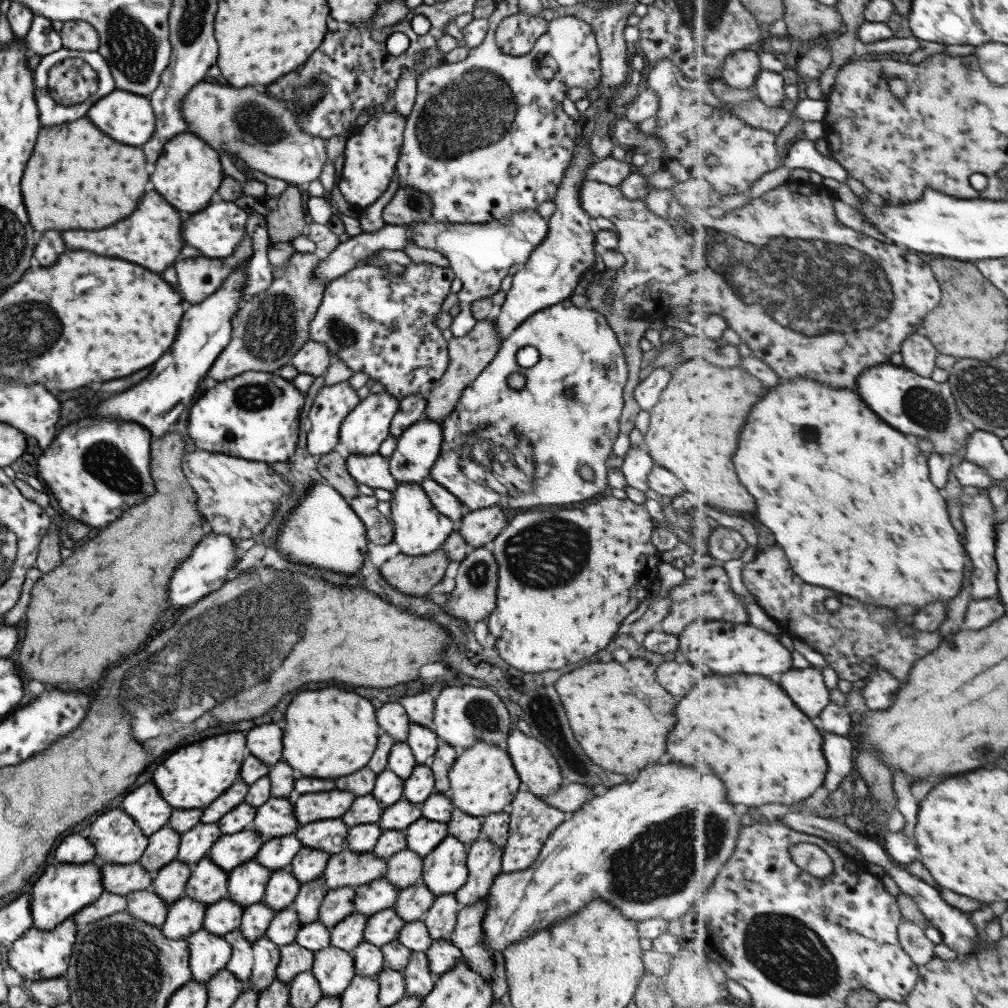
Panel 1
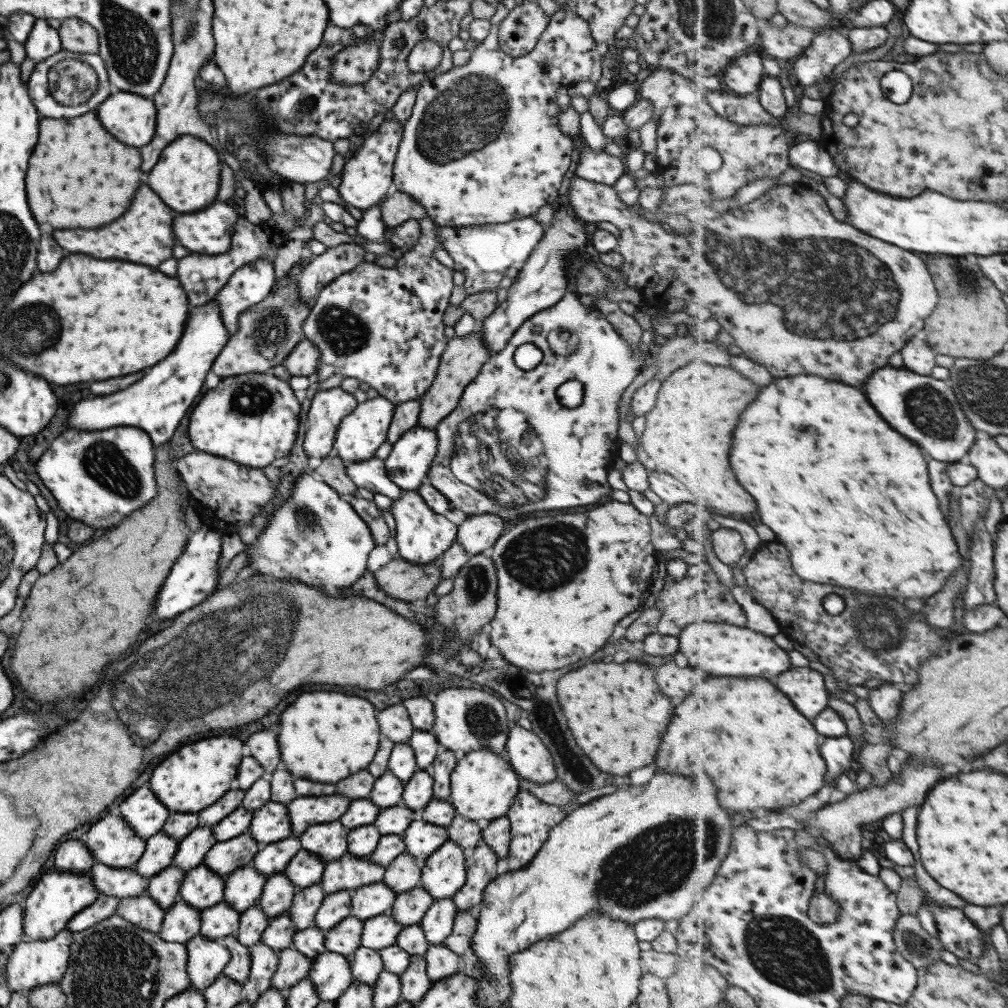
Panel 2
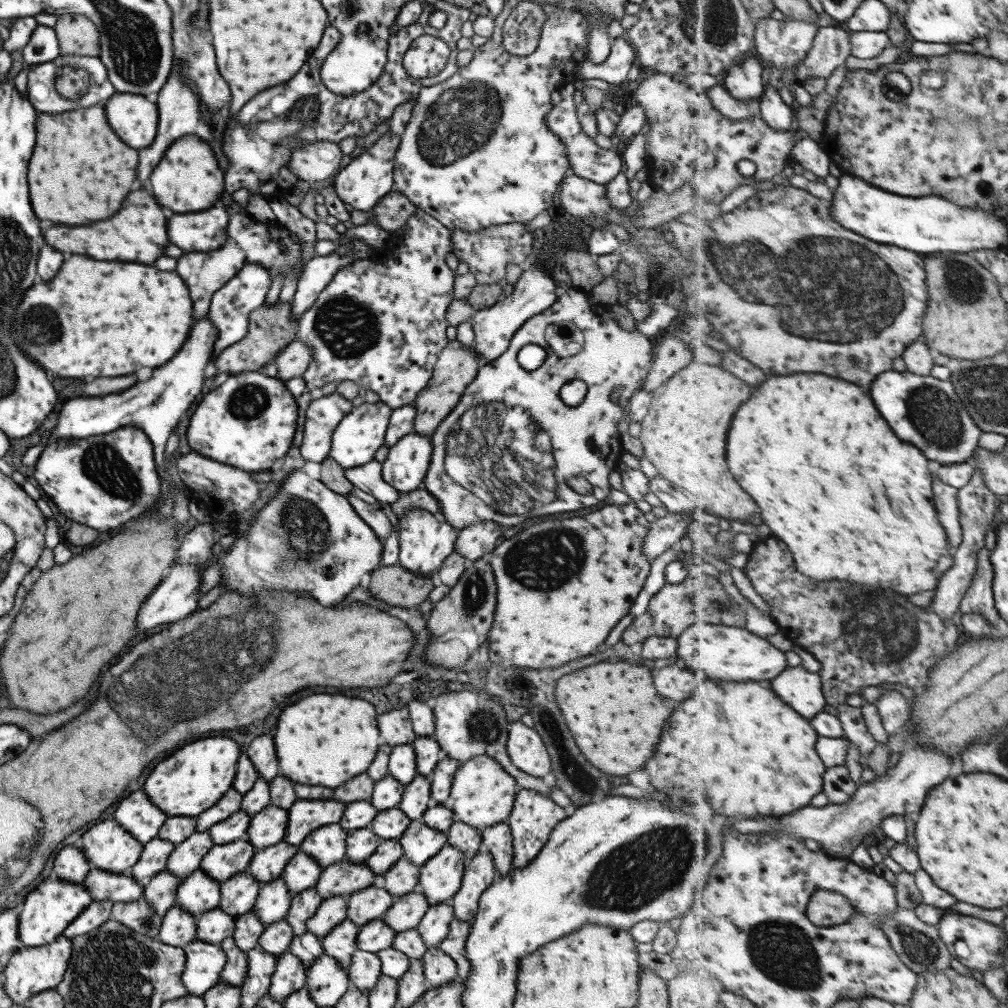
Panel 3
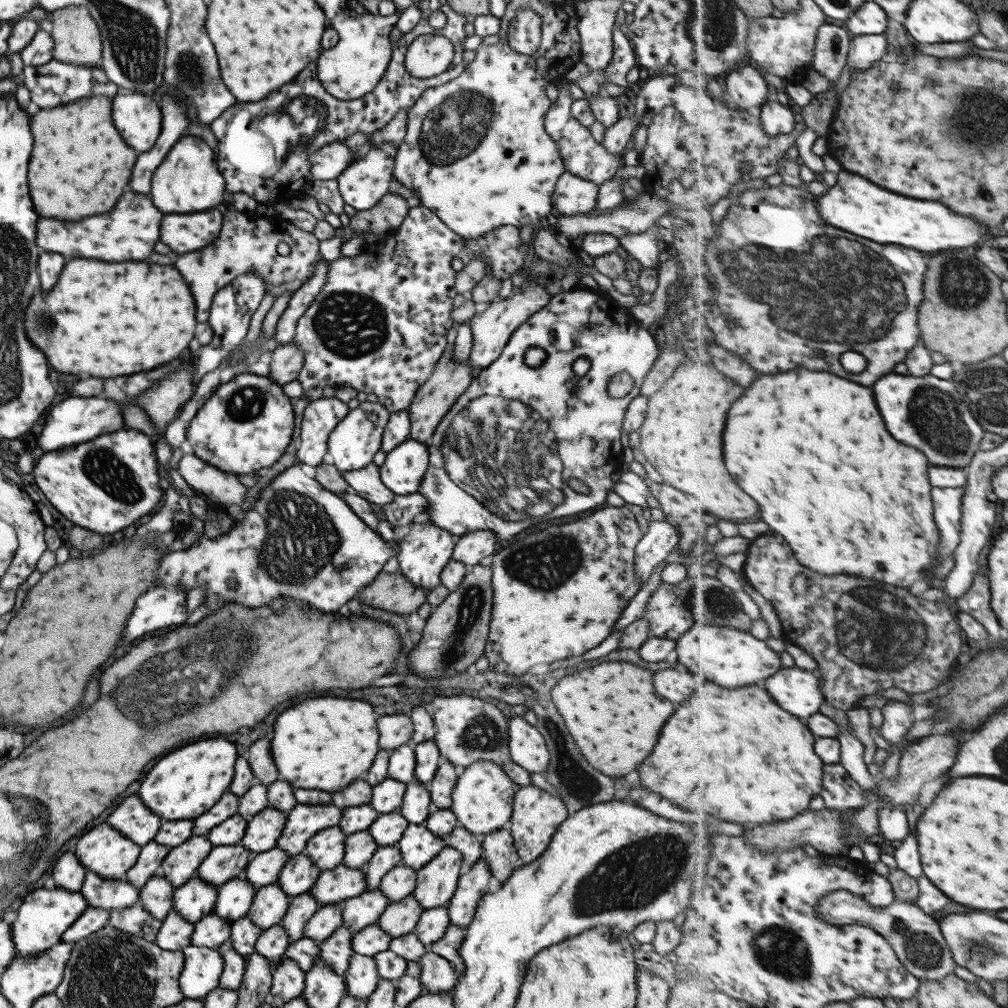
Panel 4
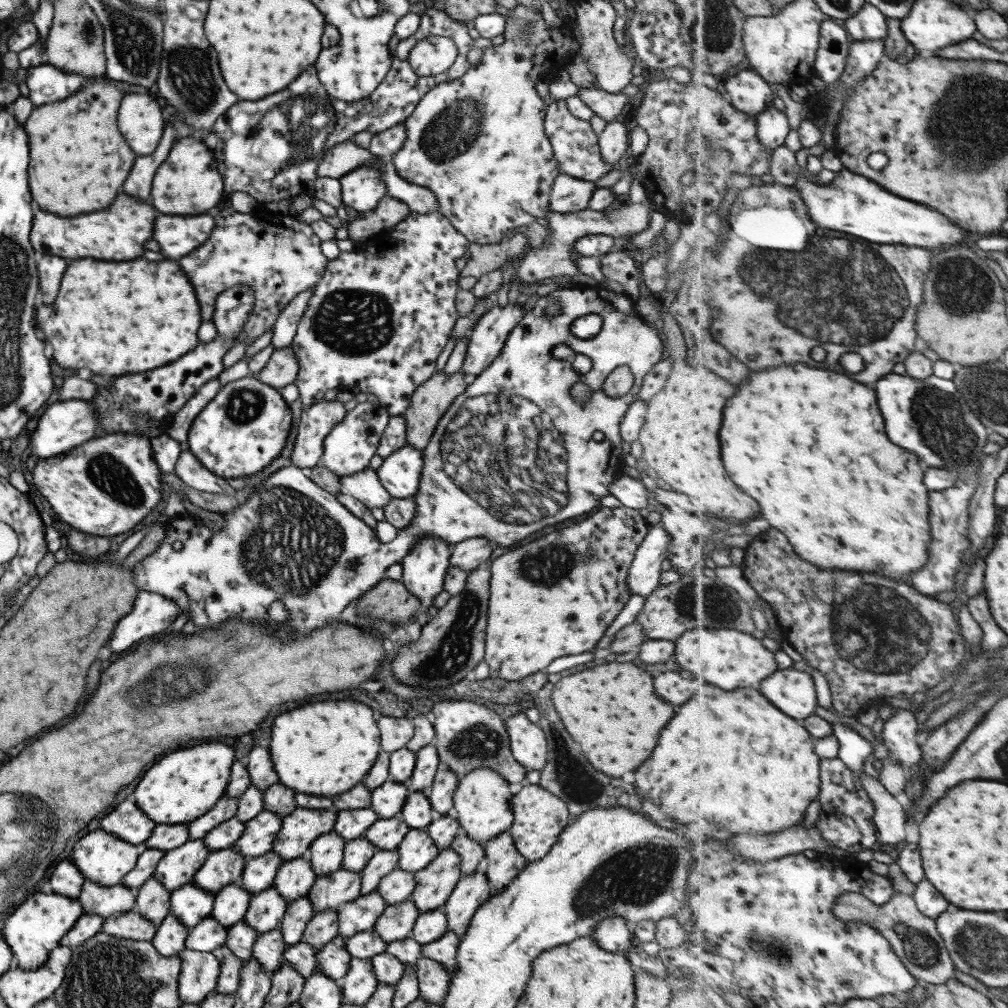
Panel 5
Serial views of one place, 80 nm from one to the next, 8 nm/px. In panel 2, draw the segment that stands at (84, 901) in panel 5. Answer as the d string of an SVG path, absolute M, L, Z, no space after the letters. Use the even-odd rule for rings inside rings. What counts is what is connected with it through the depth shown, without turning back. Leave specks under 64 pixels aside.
M94 863L88 873L99 894L118 899L144 894L148 886L148 879L137 874L132 867L115 868Z

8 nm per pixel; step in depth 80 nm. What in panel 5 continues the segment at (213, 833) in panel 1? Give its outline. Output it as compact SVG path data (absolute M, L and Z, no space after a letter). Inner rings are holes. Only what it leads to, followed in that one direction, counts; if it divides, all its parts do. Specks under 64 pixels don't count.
M187 839L181 847L165 851L151 878L157 879L165 890L170 892L191 883L195 872L203 865L208 854L203 839Z

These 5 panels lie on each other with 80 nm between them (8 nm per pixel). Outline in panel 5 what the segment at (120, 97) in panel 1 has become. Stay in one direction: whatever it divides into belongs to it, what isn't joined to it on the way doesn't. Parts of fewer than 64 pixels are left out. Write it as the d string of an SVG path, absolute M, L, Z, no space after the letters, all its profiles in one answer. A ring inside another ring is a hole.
M152 92L123 95L117 109L117 128L137 156L151 154L160 141L165 123Z

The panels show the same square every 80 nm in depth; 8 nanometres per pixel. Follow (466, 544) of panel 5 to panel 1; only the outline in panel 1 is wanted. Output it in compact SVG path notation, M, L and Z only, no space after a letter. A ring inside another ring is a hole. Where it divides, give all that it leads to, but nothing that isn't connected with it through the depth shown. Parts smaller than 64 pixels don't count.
M488 506L487 508L468 511L460 518L457 531L462 539L472 548L489 546L489 542L497 536L508 521L508 516L501 507Z

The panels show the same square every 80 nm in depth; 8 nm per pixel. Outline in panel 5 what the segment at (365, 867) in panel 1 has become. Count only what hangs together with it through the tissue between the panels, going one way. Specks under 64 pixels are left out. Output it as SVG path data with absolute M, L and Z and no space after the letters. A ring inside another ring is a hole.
M337 869L329 874L316 876L306 897L312 906L312 914L324 910L337 910L343 904L354 901L360 895L360 873L354 873L345 869Z

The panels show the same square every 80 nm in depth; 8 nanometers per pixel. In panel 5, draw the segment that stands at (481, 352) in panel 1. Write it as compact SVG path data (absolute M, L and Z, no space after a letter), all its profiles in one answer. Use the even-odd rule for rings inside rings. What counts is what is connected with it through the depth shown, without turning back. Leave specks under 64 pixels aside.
M461 371L445 376L443 372L434 373L426 382L421 383L411 395L408 407L402 417L405 423L405 442L415 450L423 451L433 435L436 424L447 407L459 396L467 386L468 381Z

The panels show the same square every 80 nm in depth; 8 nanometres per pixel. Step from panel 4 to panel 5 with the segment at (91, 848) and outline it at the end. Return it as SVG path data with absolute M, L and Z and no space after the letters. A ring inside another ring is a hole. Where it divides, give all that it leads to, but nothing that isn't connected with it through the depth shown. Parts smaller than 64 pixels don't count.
M97 828L75 841L68 859L79 869L85 879L101 886L115 886L122 884L125 874L135 866L137 857L139 857L138 846L127 844L114 834Z

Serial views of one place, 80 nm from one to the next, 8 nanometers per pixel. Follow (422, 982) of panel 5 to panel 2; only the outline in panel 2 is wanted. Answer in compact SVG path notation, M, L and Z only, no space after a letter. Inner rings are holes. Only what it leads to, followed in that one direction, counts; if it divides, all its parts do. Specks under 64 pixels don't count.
M442 944L428 945L423 960L426 962L426 975L431 983L457 973L461 966L459 956Z

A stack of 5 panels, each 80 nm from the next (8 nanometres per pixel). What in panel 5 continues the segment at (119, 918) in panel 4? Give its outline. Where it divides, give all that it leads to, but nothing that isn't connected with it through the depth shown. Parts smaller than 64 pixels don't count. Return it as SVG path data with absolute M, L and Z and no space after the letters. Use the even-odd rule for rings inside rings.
M131 909L103 920L101 932L119 938L149 941L156 933L156 927Z

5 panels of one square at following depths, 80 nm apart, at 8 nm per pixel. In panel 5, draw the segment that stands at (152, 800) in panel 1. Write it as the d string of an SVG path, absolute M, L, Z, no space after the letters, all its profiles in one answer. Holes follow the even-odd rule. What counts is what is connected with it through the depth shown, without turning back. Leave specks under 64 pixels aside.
M131 799L131 802L125 800L117 804L113 812L109 812L103 820L100 820L98 828L114 834L127 844L139 846L143 845L155 826Z

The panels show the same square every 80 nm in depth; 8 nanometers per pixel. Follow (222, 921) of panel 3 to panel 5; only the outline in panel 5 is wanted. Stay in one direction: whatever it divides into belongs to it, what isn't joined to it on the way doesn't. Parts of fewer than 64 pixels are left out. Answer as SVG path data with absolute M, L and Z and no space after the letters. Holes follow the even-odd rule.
M207 917L188 930L184 948L199 952L212 952L224 944L227 929Z

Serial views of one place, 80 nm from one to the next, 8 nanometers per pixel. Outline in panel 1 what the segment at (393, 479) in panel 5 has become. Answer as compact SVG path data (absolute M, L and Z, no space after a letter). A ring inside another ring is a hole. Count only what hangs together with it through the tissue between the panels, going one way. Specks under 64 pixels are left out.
M422 416L399 434L396 438L395 450L388 458L389 472L396 482L420 484L423 479L430 476L431 467L439 454L441 433L440 421L432 421Z

